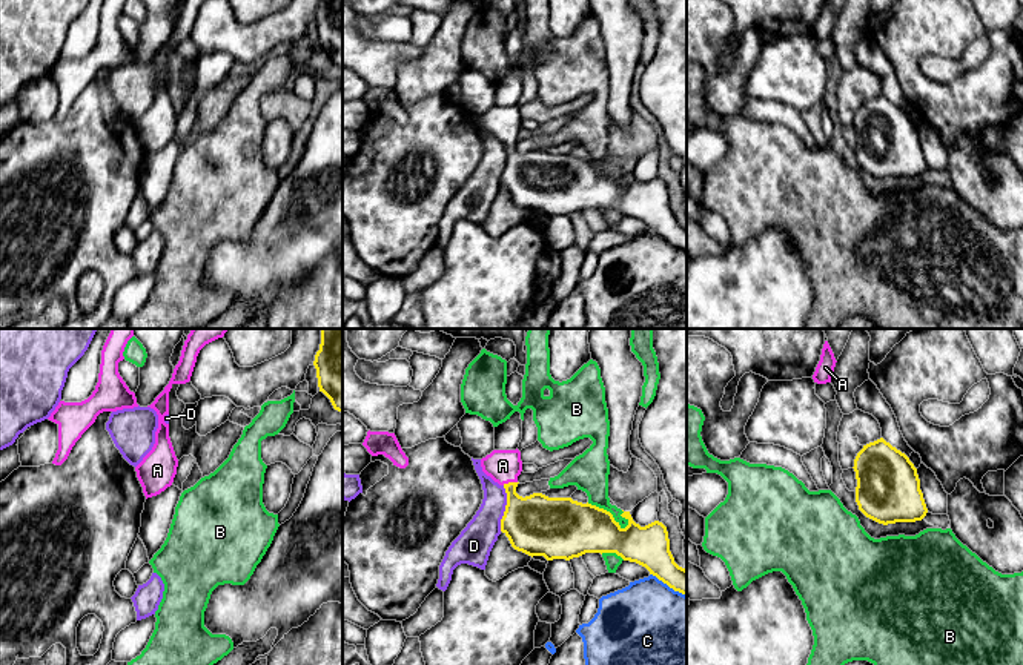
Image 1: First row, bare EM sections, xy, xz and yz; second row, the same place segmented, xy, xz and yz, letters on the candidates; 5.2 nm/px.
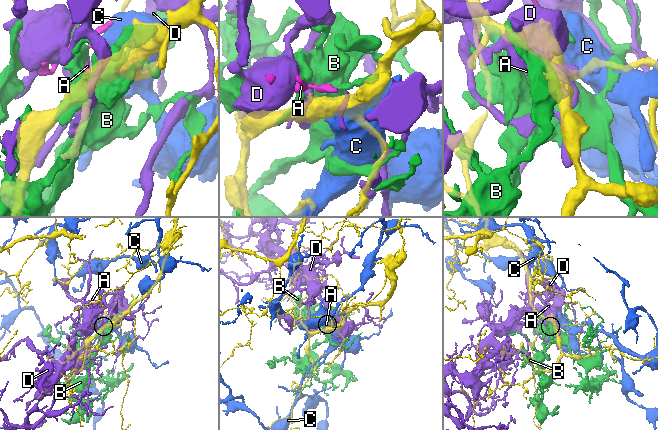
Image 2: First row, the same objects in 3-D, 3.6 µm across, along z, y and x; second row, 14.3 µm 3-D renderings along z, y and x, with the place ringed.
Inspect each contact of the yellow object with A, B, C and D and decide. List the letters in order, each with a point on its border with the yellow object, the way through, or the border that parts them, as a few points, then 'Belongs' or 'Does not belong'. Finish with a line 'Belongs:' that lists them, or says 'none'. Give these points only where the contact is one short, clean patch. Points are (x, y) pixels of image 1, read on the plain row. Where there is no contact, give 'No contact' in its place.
A: Touches yellow at xz (509, 138). Path across: xz (535, 178), (515, 158), (509, 138), (503, 122). Belongs
B: Touches yellow at xz (609, 168). Does not belong
C: Touches yellow at xz (668, 241). Does not belong
D: Touches yellow at xz (506, 165). Does not belong
Belongs: A

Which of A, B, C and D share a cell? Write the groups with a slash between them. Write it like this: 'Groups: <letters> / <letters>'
Groups: A / B / C / D

